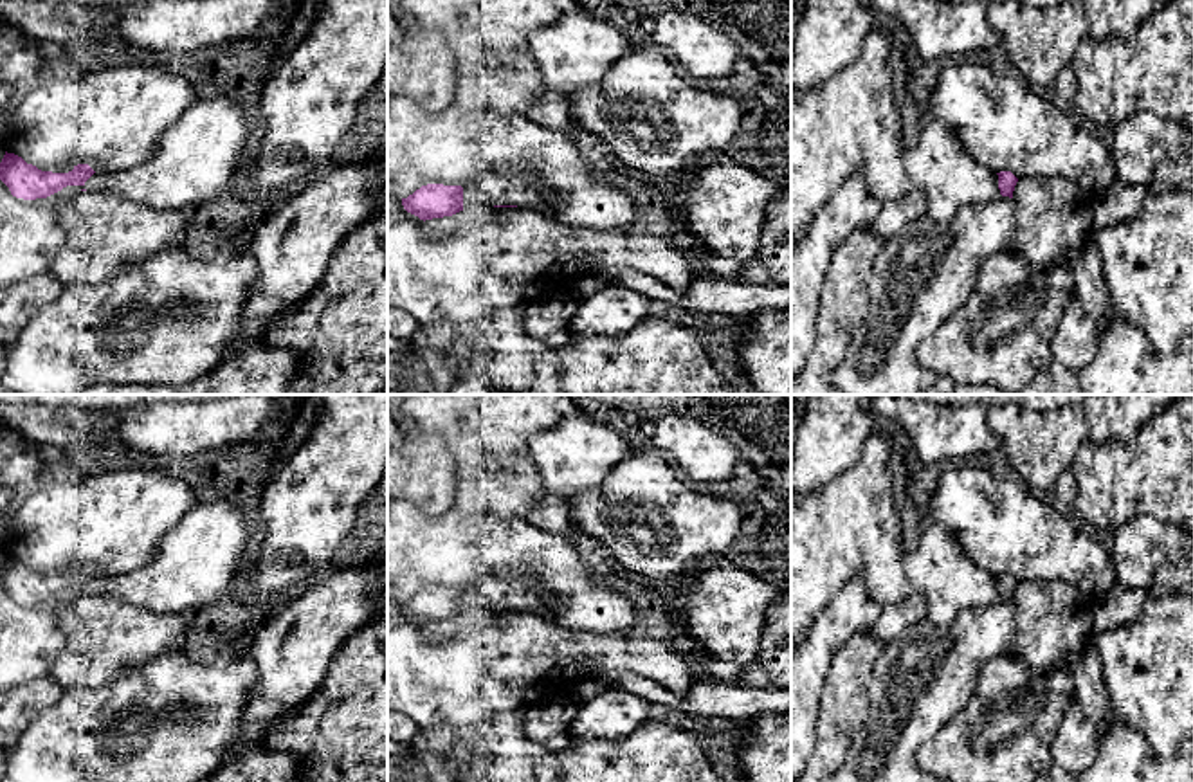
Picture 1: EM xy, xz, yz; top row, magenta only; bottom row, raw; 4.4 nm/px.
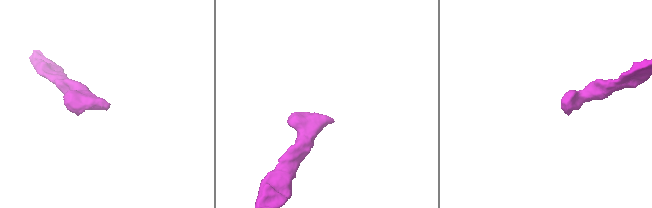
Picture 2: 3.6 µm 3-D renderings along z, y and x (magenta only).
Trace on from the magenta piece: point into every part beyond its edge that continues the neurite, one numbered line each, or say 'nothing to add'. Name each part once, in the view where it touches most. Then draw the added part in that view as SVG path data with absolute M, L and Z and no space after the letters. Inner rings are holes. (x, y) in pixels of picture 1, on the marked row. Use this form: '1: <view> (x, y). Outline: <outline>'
1: xz (491, 188). Outline: M485 171L463 187L463 209L483 205L517 205L553 216L553 200L537 186L533 177Z

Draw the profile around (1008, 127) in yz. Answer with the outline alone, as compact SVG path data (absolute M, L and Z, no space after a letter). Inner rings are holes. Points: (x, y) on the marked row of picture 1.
M973 58L943 61L930 92L930 110L933 119L955 130L979 164L995 173L1011 171L1016 178L1061 177L1094 198L1099 198L1117 180L1105 142L1088 126L1072 121L1051 95L1036 94L1018 74L995 74Z

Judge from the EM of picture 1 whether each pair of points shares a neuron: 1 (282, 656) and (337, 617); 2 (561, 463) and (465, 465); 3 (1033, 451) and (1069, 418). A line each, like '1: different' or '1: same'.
1: same
2: different
3: same

